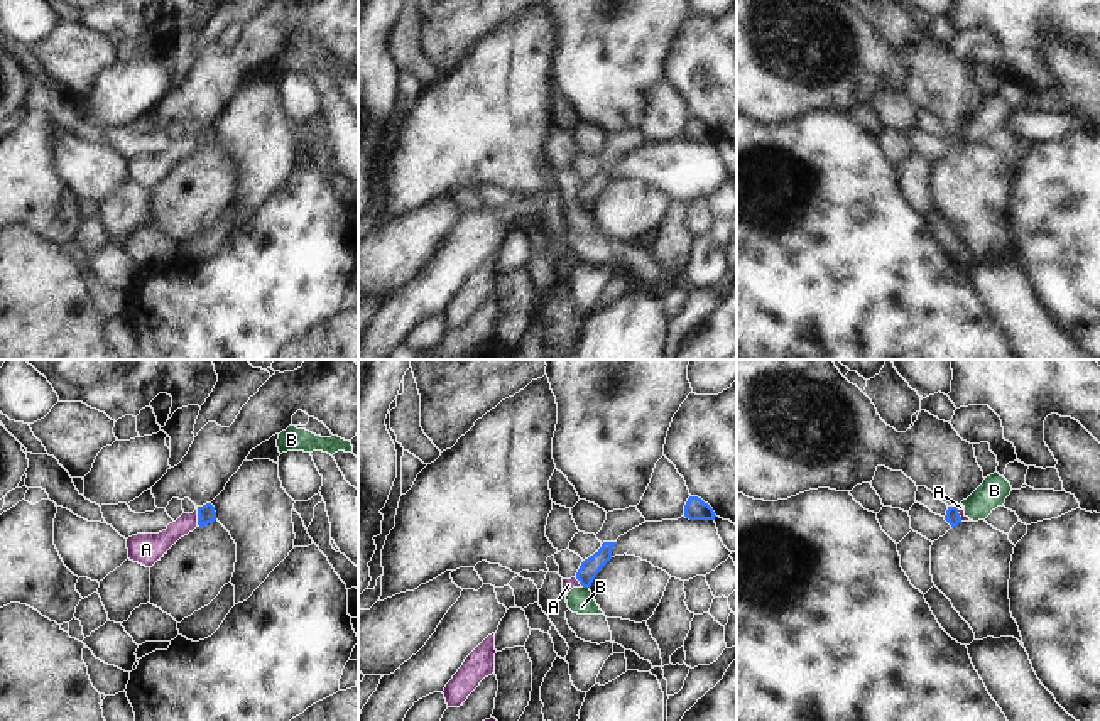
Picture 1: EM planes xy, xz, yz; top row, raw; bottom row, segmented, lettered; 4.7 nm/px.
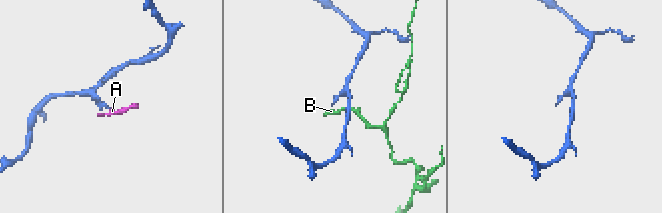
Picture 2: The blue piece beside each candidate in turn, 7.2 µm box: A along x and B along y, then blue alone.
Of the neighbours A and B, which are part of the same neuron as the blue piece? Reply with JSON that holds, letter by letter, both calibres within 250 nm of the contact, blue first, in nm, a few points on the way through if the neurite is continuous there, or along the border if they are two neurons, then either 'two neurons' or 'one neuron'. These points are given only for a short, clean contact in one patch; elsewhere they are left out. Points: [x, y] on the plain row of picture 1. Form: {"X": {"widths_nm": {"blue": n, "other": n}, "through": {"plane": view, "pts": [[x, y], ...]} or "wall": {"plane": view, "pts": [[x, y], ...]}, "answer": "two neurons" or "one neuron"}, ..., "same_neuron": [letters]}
{"A": {"widths_nm": {"blue": 90, "other": 110}, "wall": {"plane": "xy", "pts": [[196, 129], [198, 146]]}, "answer": "two neurons"}, "B": {"widths_nm": {"blue": 90, "other": 130}, "wall": {"plane": "xz", "pts": [[582, 206], [588, 210]]}, "answer": "two neurons"}, "same_neuron": []}

